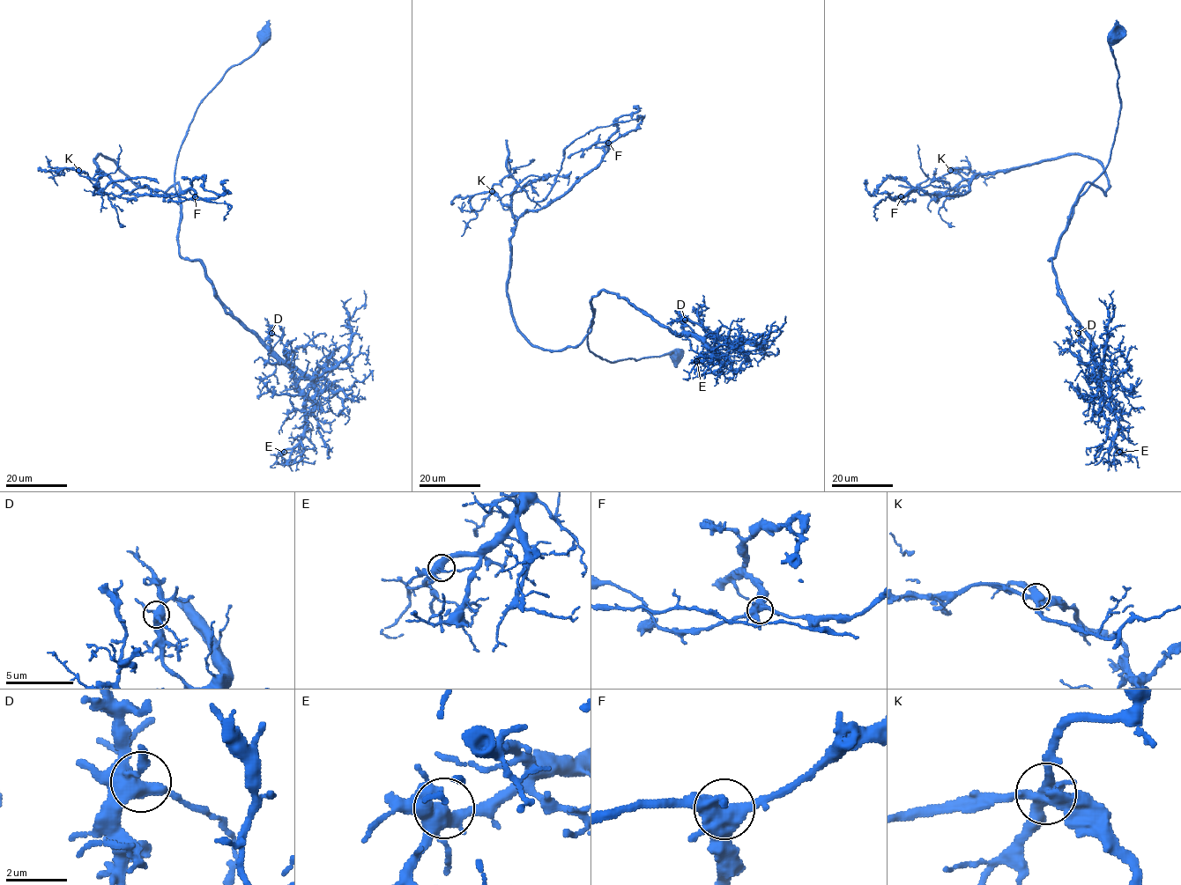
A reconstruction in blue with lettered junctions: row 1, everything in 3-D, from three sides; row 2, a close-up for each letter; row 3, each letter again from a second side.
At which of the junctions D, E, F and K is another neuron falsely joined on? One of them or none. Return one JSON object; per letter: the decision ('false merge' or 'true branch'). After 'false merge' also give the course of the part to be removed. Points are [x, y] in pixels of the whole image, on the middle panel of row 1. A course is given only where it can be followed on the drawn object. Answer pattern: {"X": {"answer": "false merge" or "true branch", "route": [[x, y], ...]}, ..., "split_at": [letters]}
{"D": {"answer": "true branch"}, "E": {"answer": "true branch"}, "F": {"answer": "true branch"}, "K": {"answer": "false merge", "route": [[491, 192], [509, 173], [508, 157], [508, 173], [541, 202], [564, 150], [590, 130], [636, 118]]}, "split_at": ["K"]}

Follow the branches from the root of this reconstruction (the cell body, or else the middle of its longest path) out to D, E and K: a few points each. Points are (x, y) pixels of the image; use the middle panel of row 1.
D: (678, 355), (669, 351), (613, 362), (595, 355), (587, 342), (590, 300), (608, 291), (679, 334), (685, 320)
E: (678, 355), (595, 355), (591, 298), (626, 298), (716, 351), (696, 361)
K: (678, 355), (610, 362), (589, 350), (587, 334), (560, 350), (534, 346), (508, 292), (515, 219), (491, 192)

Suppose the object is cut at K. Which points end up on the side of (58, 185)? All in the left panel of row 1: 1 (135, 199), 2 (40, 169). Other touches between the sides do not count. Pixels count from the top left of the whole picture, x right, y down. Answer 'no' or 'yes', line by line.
1: no
2: no

